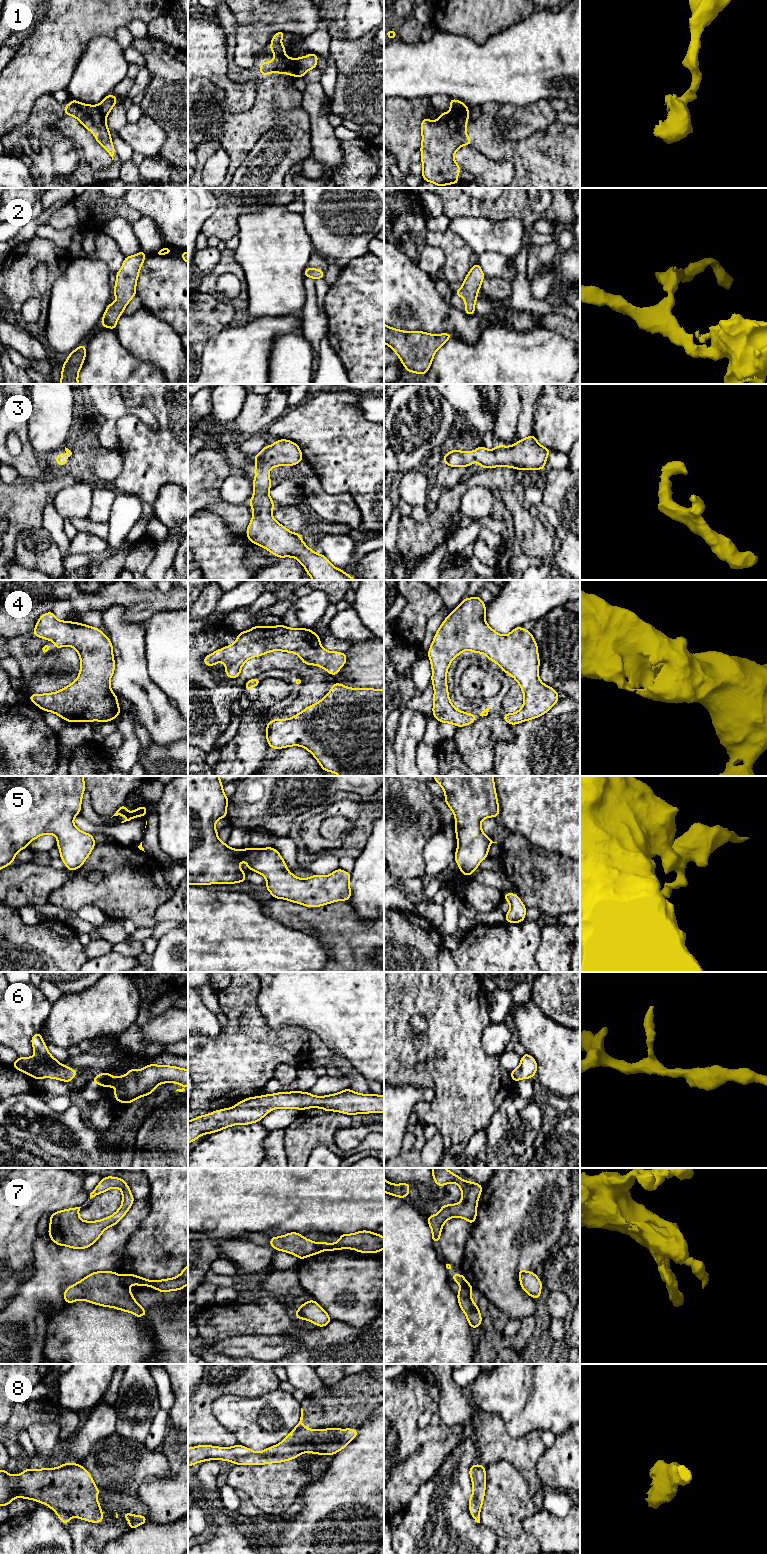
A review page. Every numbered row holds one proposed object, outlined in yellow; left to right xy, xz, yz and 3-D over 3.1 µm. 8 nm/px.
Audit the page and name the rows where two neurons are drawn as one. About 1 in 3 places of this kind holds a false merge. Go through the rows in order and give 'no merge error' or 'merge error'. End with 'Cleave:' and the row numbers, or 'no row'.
1: merge error
2: no merge error
3: no merge error
4: no merge error
5: no merge error
6: no merge error
7: merge error
8: no merge error
Cleave: 1, 7

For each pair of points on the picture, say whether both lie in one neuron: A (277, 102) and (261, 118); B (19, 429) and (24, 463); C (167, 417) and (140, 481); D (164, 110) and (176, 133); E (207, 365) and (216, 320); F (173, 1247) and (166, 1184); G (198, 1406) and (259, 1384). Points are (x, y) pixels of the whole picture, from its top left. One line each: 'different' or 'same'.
A: same
B: same
C: same
D: same
E: different
F: same
G: same

